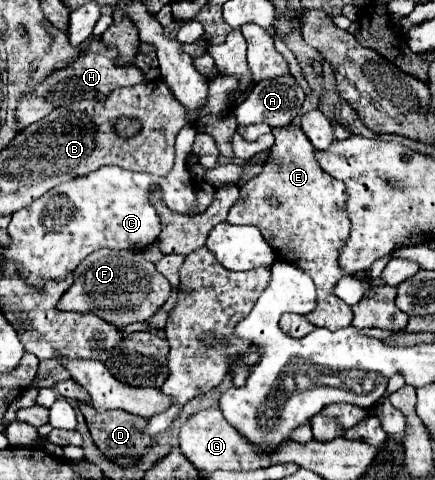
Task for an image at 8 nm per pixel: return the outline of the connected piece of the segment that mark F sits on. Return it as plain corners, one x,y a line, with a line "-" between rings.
96,250
74,270
74,284
58,302
62,312
92,312
98,318
122,328
132,322
146,322
170,296
172,286
156,266
136,250

